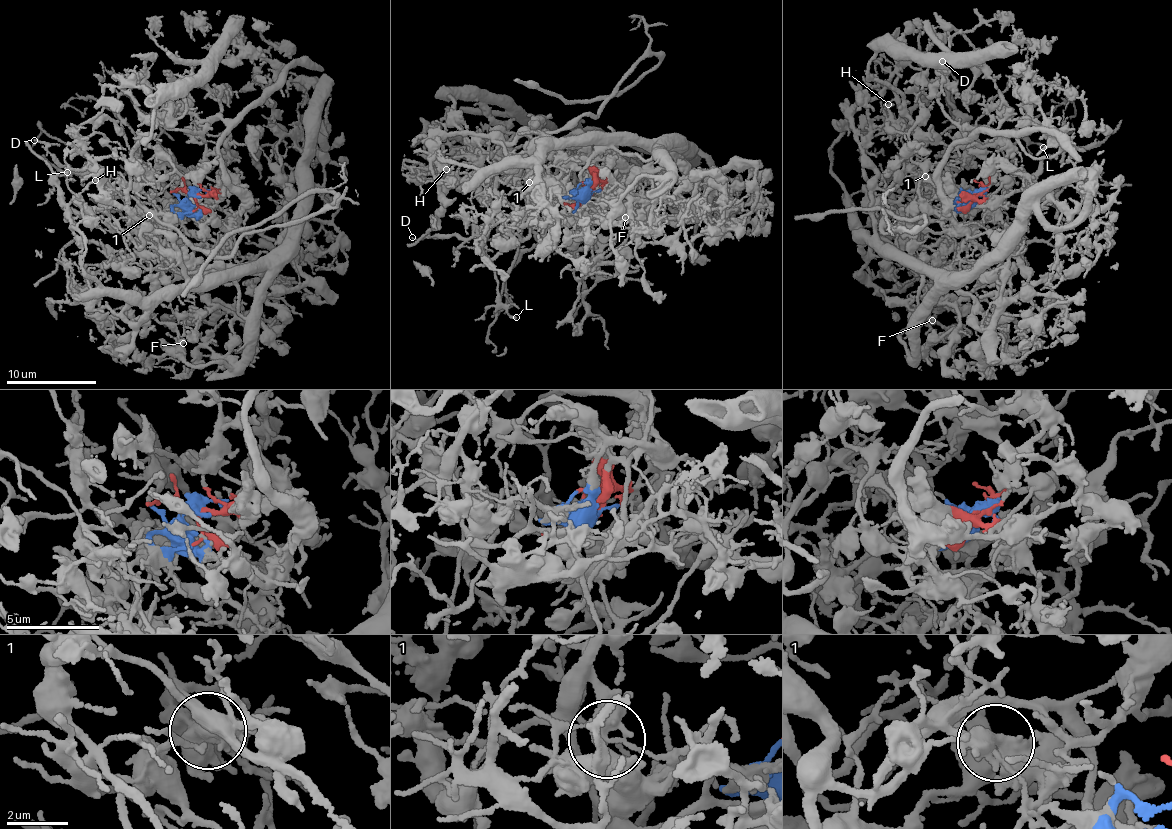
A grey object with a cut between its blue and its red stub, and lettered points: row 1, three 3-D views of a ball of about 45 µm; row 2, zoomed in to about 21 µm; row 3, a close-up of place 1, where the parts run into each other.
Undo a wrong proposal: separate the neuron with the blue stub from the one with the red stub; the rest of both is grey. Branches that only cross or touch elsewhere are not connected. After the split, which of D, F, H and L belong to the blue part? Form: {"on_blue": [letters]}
{"on_blue": ["F", "H"]}

